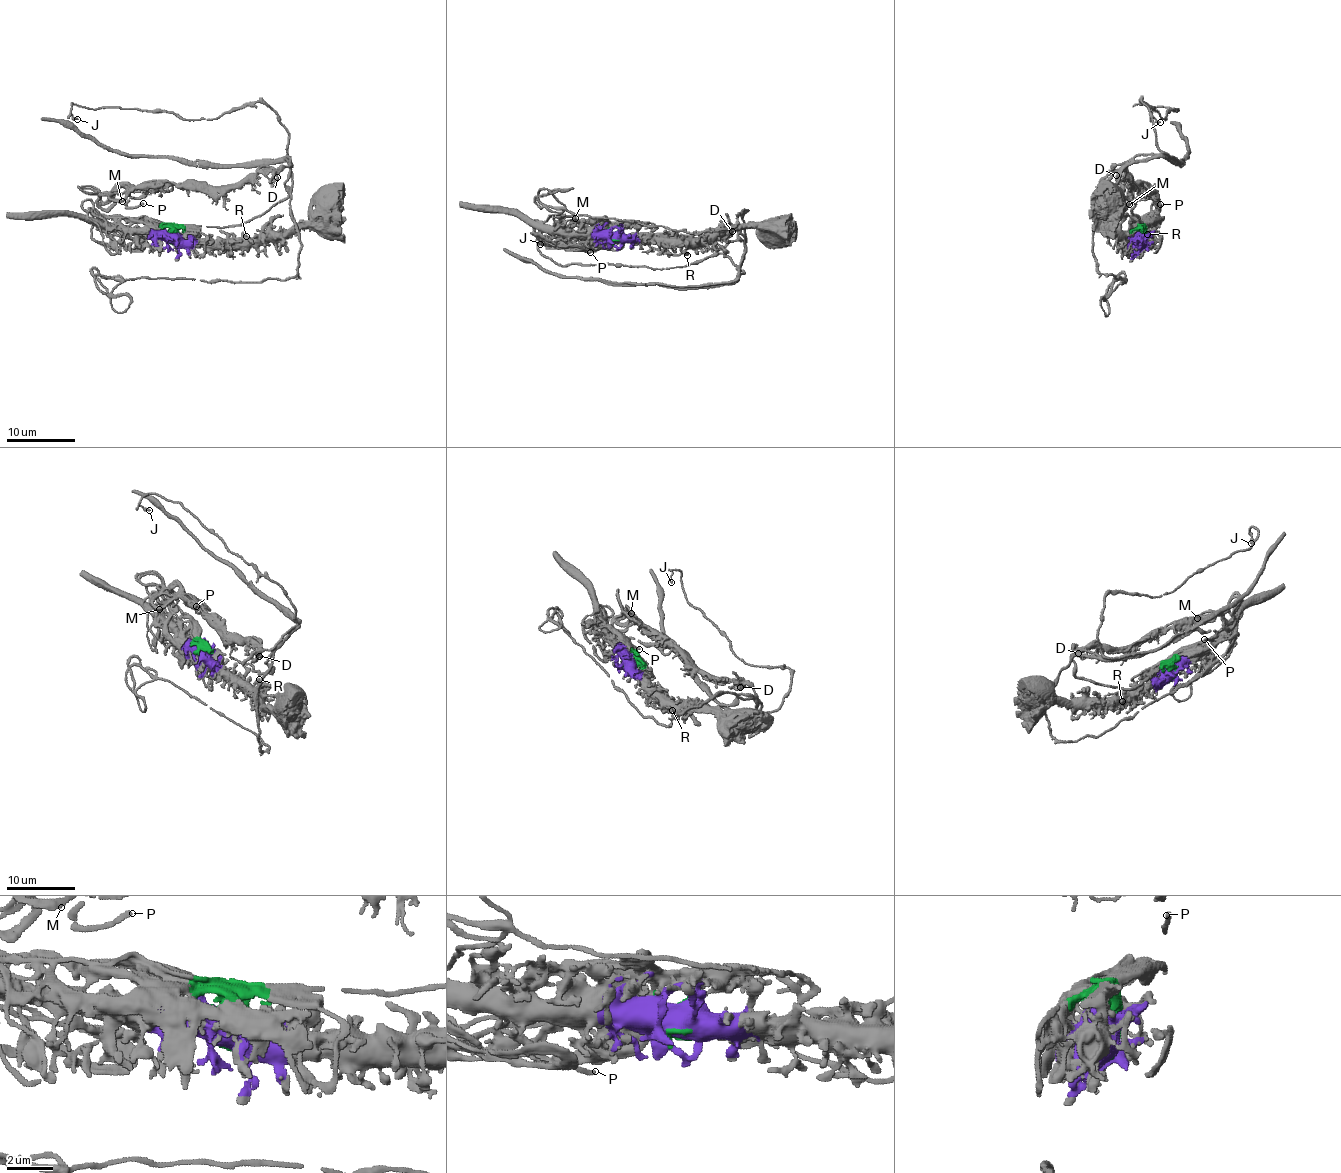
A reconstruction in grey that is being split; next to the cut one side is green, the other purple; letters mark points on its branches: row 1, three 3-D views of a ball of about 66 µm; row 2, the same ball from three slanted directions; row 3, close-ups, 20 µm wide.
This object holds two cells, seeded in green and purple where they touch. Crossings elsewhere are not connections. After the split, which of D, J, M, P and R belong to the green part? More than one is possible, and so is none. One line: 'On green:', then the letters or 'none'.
On green: D, J, M, P

